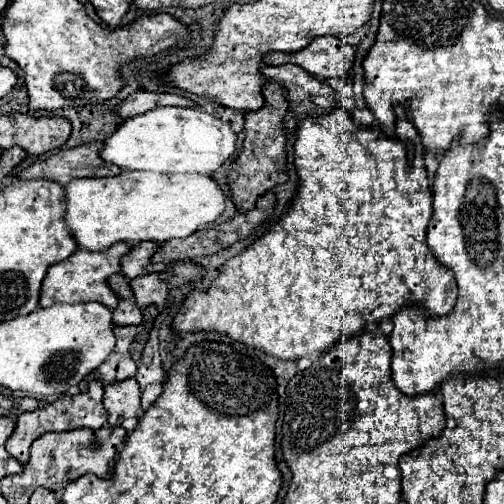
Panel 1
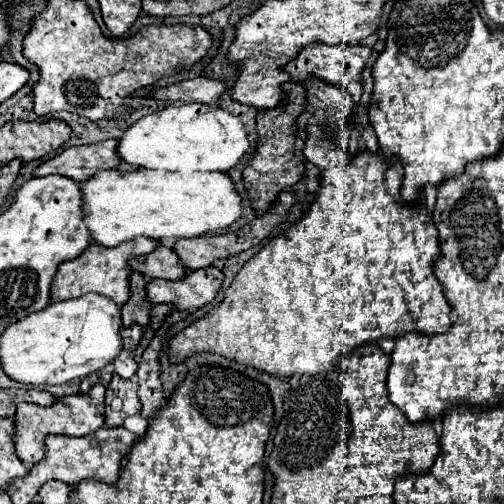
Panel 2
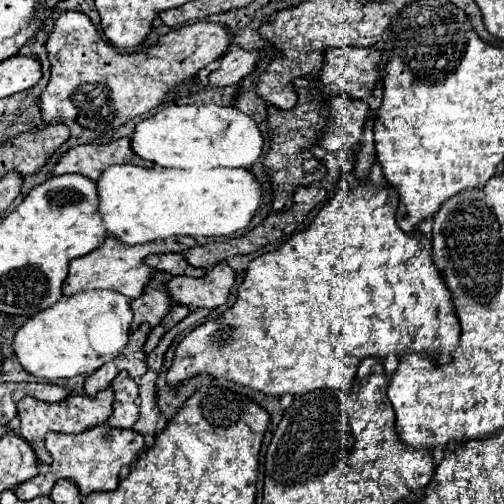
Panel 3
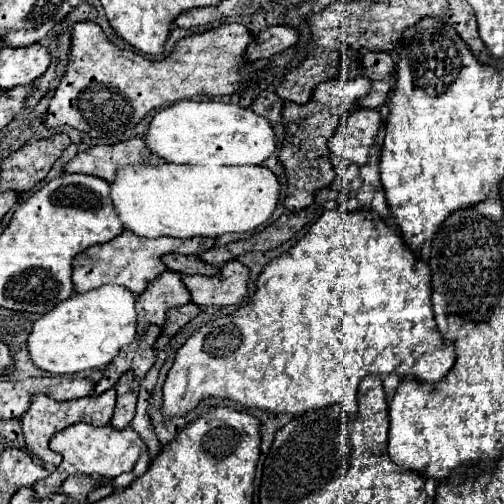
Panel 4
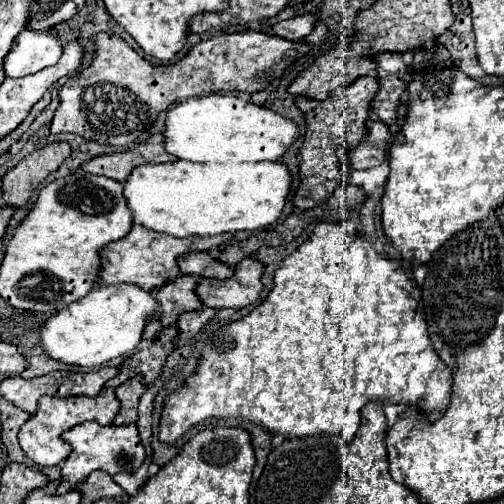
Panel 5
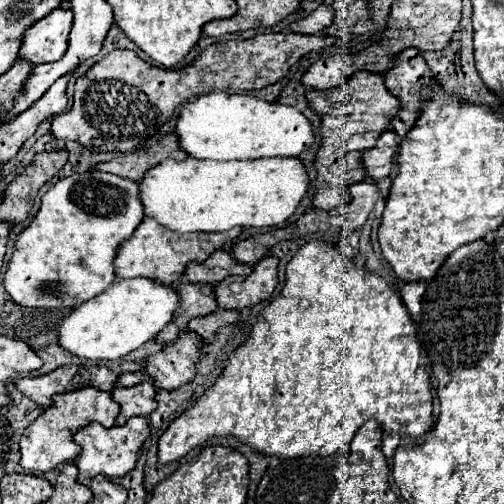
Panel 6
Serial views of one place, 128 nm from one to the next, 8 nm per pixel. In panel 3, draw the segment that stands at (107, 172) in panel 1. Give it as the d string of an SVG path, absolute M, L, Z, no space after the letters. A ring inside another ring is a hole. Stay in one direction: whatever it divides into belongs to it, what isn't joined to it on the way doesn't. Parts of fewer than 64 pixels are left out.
M120 138L108 144L88 144L88 146L76 146L68 150L54 166L52 174L82 174L90 180L98 180L100 174L112 166L112 164L134 164L134 166L146 166L152 164L138 158L130 148L130 138Z

